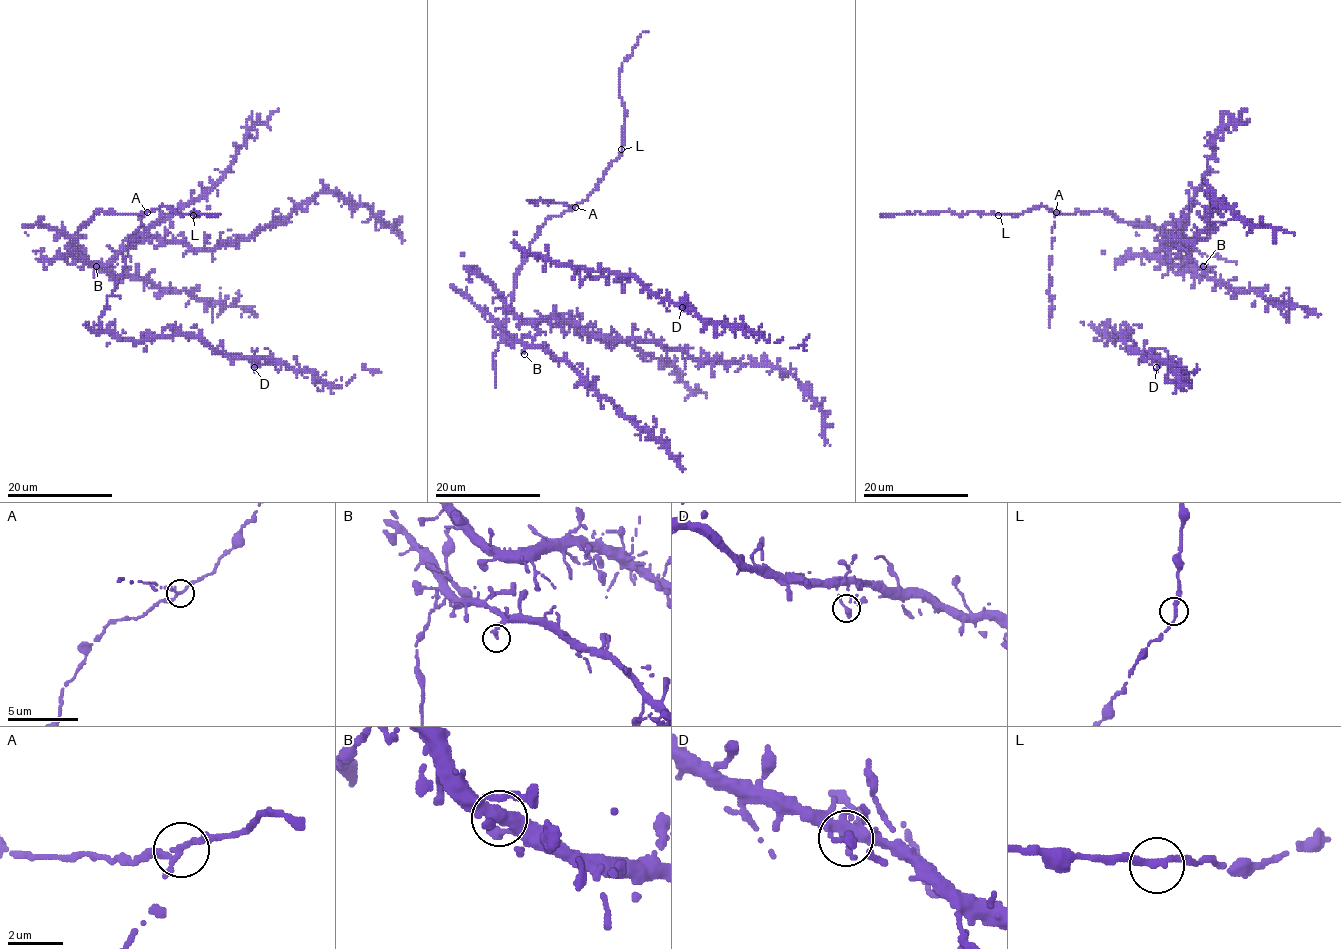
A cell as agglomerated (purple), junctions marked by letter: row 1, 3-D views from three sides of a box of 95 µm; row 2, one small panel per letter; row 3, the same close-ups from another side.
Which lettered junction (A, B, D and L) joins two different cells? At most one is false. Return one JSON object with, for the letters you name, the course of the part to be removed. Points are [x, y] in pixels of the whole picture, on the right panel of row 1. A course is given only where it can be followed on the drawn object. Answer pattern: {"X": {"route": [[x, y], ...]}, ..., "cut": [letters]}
{"A": {"route": [[1056, 212], [1109, 211], [1126, 223], [1150, 224], [1175, 238], [1181, 238], [1193, 249], [1237, 263]]}, "cut": ["A"]}

